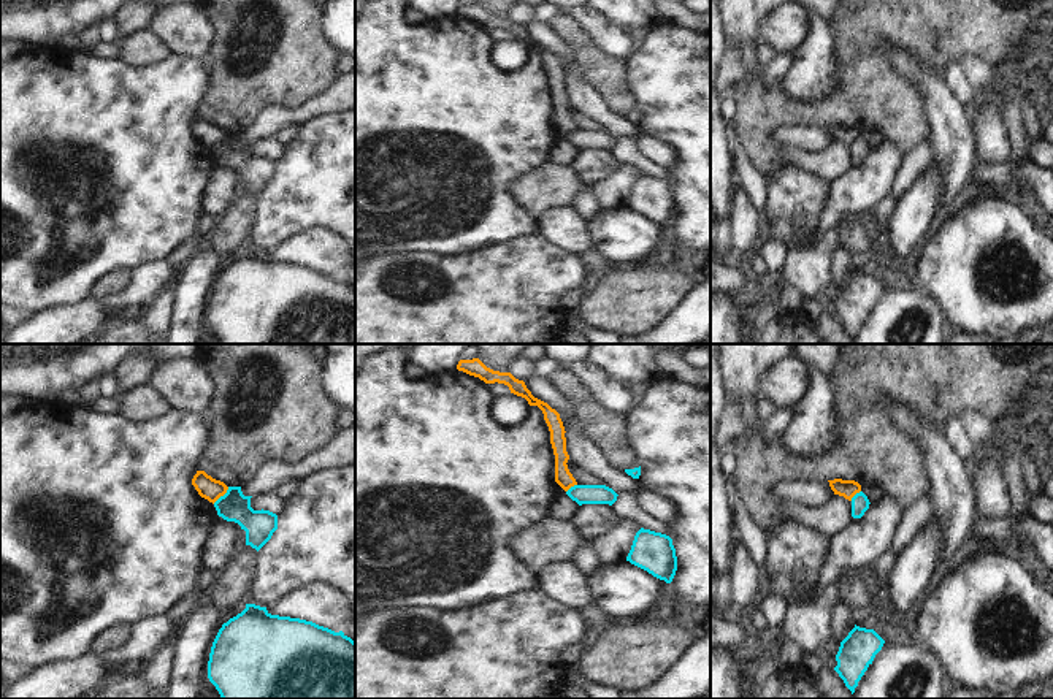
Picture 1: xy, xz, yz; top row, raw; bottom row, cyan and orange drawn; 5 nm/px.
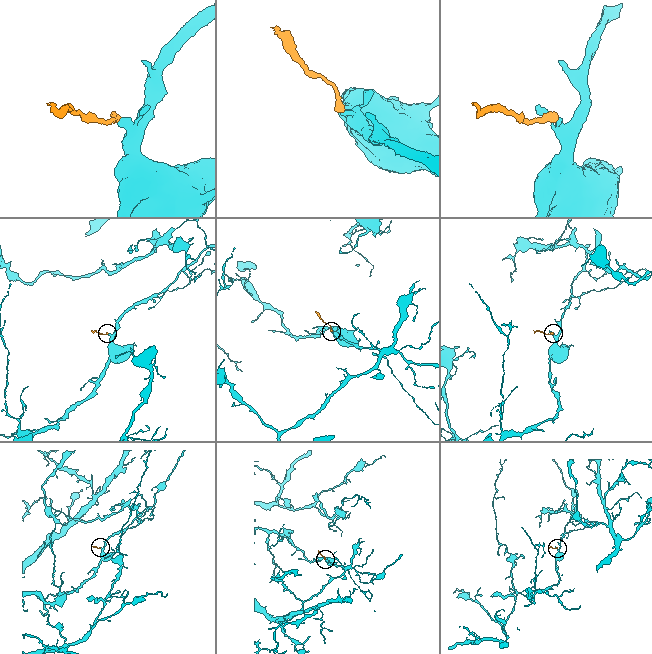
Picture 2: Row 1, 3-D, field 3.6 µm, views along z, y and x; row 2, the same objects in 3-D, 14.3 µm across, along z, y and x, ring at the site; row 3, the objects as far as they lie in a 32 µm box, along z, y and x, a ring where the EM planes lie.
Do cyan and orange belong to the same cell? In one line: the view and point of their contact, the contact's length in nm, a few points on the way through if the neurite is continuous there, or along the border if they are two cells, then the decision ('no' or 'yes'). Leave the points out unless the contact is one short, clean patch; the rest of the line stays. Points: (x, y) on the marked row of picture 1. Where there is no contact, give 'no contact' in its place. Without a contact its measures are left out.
xy (221, 496) | 120 nm | along xy (229, 487), (213, 503) | no

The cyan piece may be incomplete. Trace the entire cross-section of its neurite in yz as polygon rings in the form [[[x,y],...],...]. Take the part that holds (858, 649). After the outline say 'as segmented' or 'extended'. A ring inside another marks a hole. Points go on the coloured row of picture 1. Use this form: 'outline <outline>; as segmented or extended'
outline [[[856,625],[840,642],[834,670],[852,694],[883,644],[885,640],[874,629],[860,628]]]; as segmented

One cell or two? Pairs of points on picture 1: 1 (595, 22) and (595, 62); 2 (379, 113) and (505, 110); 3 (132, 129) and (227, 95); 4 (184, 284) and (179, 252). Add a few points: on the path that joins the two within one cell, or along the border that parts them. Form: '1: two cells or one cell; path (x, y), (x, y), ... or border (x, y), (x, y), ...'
1: two cells; border (573, 16), (603, 49), (627, 61)
2: one cell; path (411, 113), (473, 113)
3: two cells; border (213, 70), (213, 86), (202, 102), (199, 114)
4: two cells; border (200, 240), (178, 270)

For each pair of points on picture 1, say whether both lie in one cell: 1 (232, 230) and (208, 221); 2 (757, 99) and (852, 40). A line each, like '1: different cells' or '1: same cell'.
1: different cells
2: same cell

